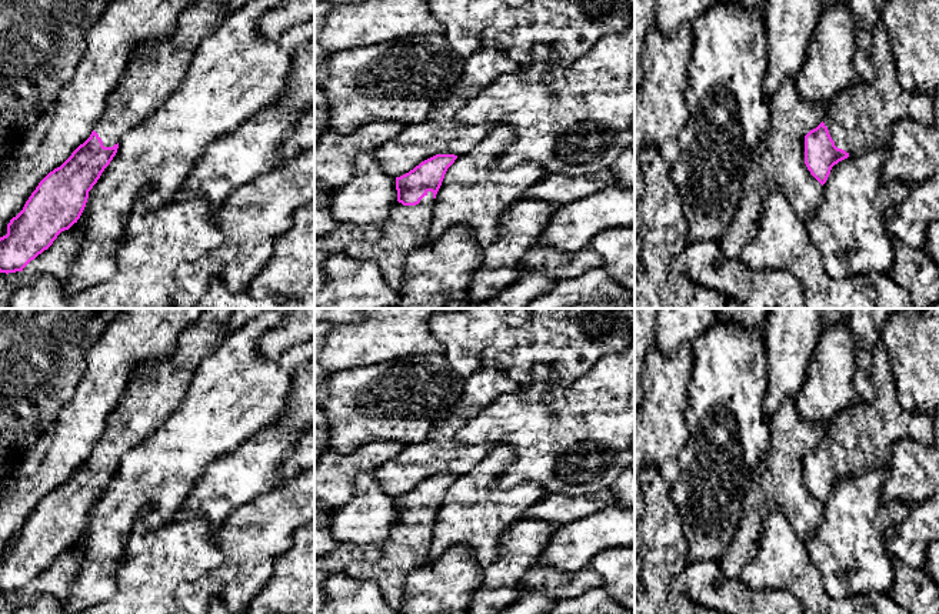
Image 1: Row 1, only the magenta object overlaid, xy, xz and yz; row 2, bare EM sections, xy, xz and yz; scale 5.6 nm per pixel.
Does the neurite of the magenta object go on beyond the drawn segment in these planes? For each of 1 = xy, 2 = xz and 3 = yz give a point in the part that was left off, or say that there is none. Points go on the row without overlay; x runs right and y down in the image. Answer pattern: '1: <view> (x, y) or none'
1: xy (155, 390)
2: xz (408, 547)
3: yz (861, 437)

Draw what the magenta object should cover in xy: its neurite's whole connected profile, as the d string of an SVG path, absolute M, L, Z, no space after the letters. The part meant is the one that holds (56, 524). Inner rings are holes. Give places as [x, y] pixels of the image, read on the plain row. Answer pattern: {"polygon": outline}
{"polygon": "M204 308L199 320L180 333L169 360L149 360L133 368L127 390L106 420L104 433L90 457L39 503L23 530L7 544L7 554L0 557L0 593L23 591L61 551L77 543L89 511L116 475L123 454L154 433L180 406L202 360L214 354L230 334L229 323L236 310Z"}

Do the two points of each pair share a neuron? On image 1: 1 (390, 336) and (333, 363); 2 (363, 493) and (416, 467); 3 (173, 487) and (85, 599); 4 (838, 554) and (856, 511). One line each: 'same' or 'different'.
1: same
2: different
3: same
4: same

